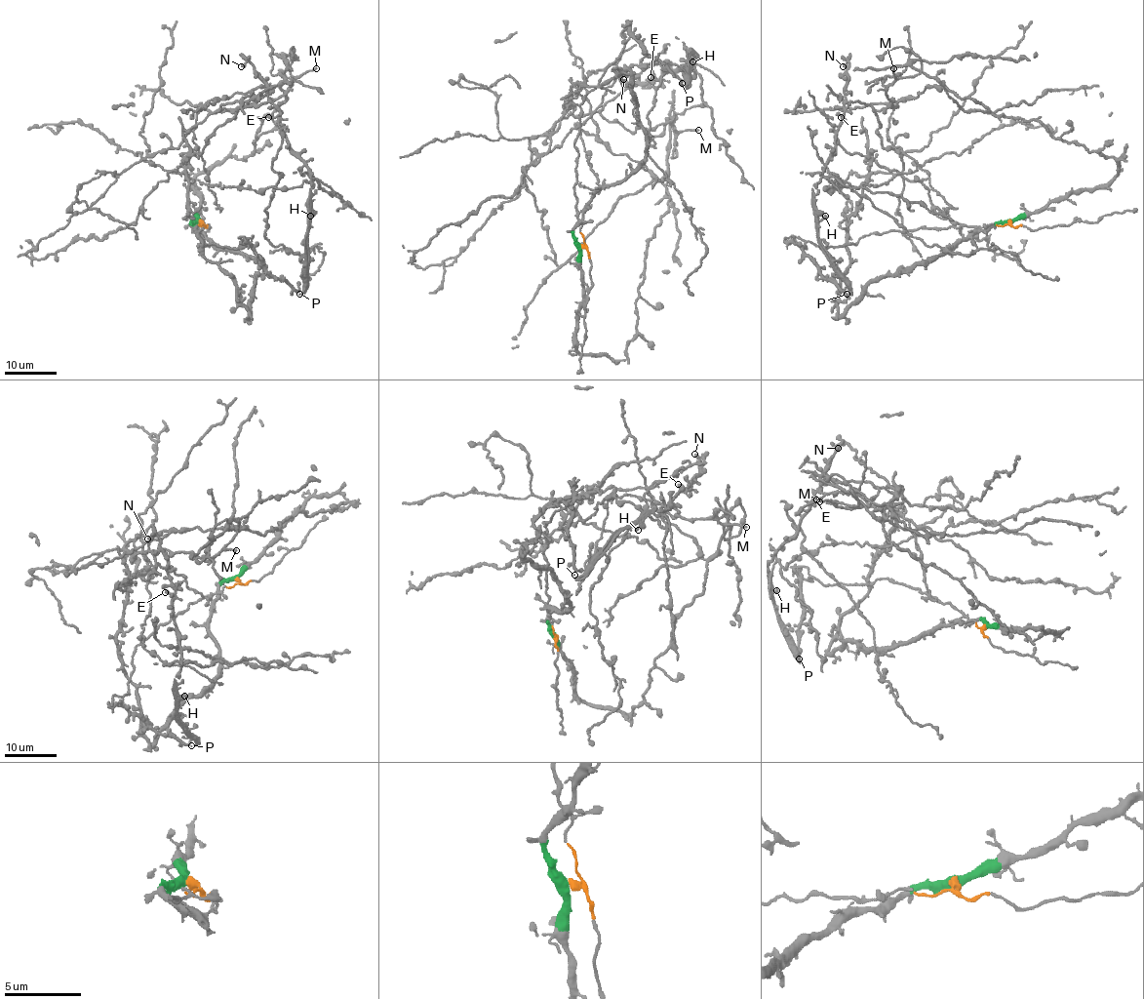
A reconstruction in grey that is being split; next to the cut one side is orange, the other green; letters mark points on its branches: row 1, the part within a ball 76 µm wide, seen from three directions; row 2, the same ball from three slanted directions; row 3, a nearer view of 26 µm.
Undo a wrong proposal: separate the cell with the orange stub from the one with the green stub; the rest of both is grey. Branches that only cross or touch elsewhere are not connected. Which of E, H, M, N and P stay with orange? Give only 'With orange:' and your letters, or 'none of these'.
With orange: E, H, N, P

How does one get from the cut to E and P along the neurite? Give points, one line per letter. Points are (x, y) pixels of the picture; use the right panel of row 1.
E: (1009, 221), (807, 241), (842, 290), (848, 280), (818, 236), (814, 196), (840, 117)
P: (1009, 221), (867, 234), (855, 245), (820, 248), (807, 241), (800, 248), (842, 290), (848, 284), (847, 294)

